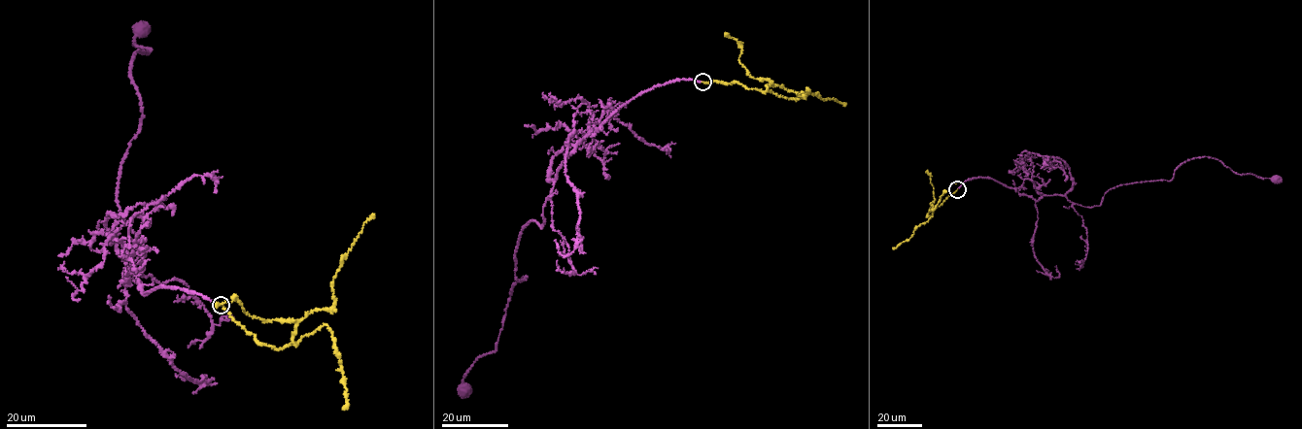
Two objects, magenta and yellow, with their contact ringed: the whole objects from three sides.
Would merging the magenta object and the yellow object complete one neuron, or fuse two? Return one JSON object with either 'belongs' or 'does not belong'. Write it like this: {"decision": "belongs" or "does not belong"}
{"decision": "belongs"}

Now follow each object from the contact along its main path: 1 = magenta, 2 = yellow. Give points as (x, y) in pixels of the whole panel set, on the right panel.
1: (957, 189), (978, 177), (1012, 188), (1026, 179), (1093, 207), (1203, 156), (1275, 180)
2: (957, 189), (927, 217), (930, 207), (934, 206), (934, 209), (941, 195), (955, 181)

